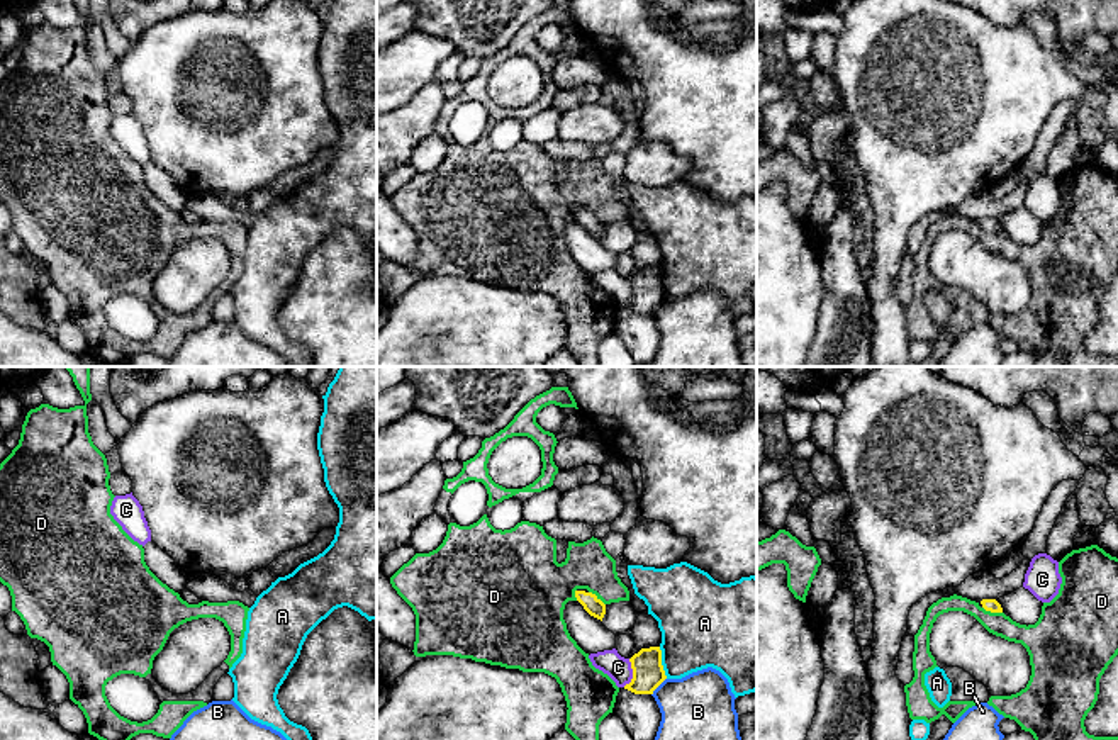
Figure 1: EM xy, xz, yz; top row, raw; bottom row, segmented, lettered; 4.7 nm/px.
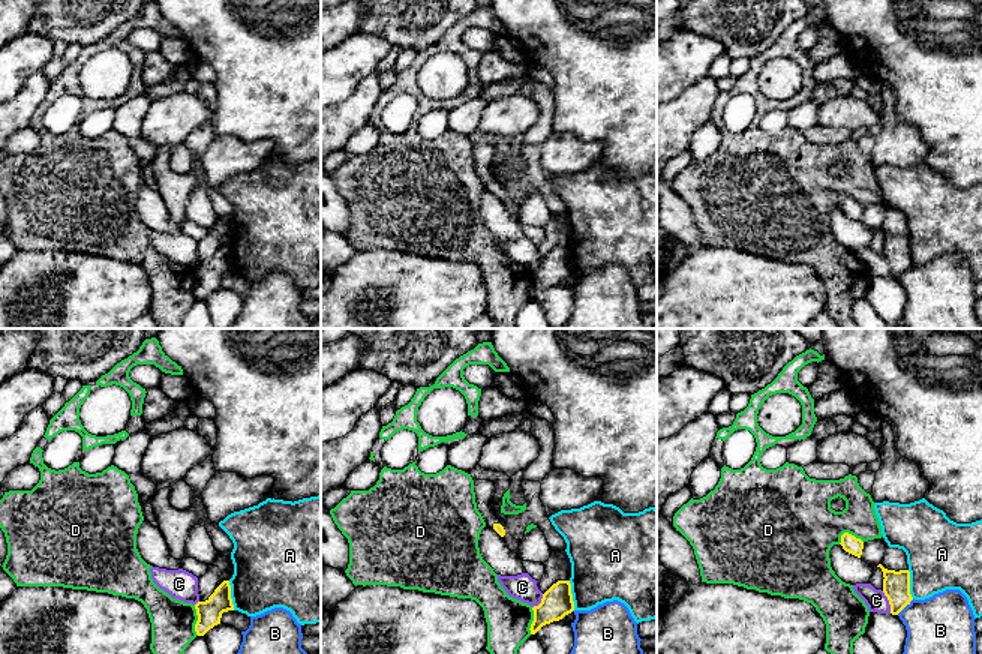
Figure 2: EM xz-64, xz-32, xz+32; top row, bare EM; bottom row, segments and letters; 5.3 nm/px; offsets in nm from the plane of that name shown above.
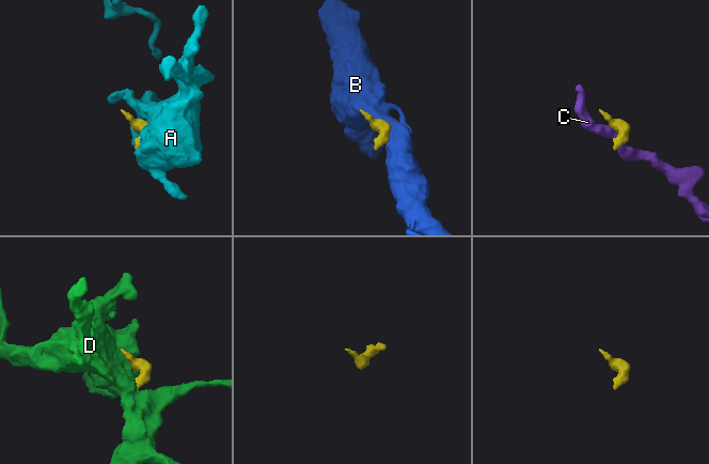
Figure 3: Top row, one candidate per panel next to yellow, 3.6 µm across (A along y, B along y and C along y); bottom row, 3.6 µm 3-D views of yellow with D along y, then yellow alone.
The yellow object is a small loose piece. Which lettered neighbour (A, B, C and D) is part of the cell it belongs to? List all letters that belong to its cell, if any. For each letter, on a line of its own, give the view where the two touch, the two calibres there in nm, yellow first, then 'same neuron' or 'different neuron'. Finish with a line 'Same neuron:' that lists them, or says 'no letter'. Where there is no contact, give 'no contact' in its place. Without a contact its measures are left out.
A: xz | 150/380 nm | different neuron
B: xz | 150/320 nm | different neuron
C: xz | 150/120 nm | different neuron
D: yz | 60/150 nm | different neuron
Same neuron: no letter

